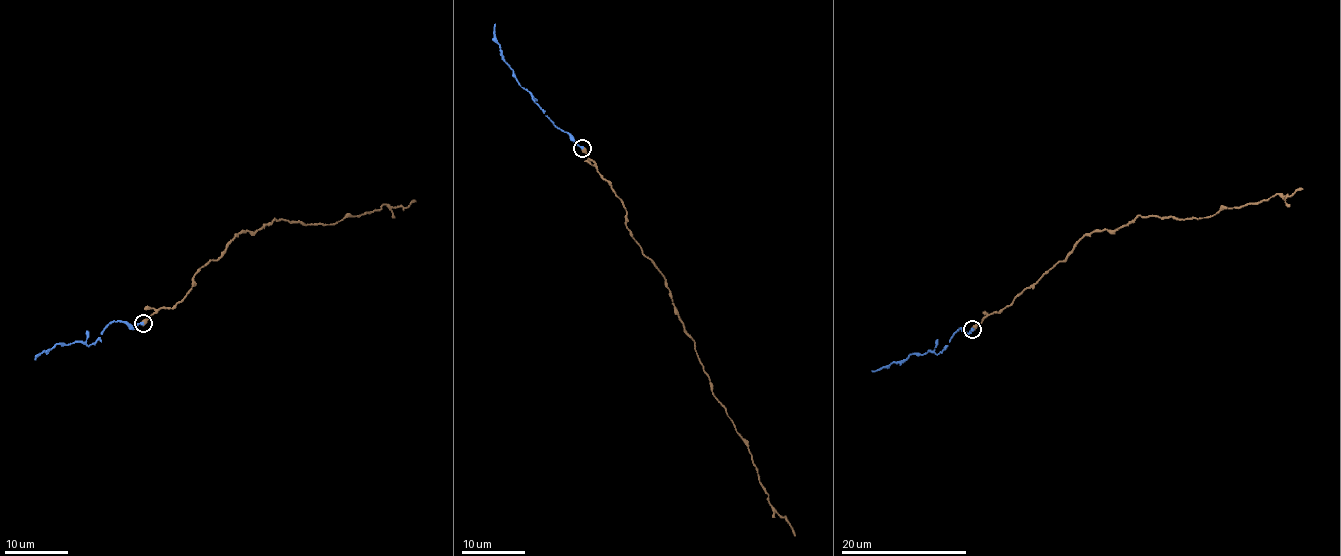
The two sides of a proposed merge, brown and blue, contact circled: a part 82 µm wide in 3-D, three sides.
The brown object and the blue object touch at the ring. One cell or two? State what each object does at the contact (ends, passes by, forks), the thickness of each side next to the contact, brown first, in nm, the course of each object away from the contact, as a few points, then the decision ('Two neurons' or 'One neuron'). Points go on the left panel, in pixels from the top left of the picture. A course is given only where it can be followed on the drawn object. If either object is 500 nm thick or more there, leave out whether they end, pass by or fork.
Thickness 500 nm (brown) against 280 nm. Course of brown: (142, 323), (181, 302), (198, 270), (242, 232), (276, 219), (331, 224), (416, 200). Course of blue: (142, 323), (131, 327), (125, 322), (113, 321), (90, 345), (80, 342), (57, 344), (35, 357). Two neurons

